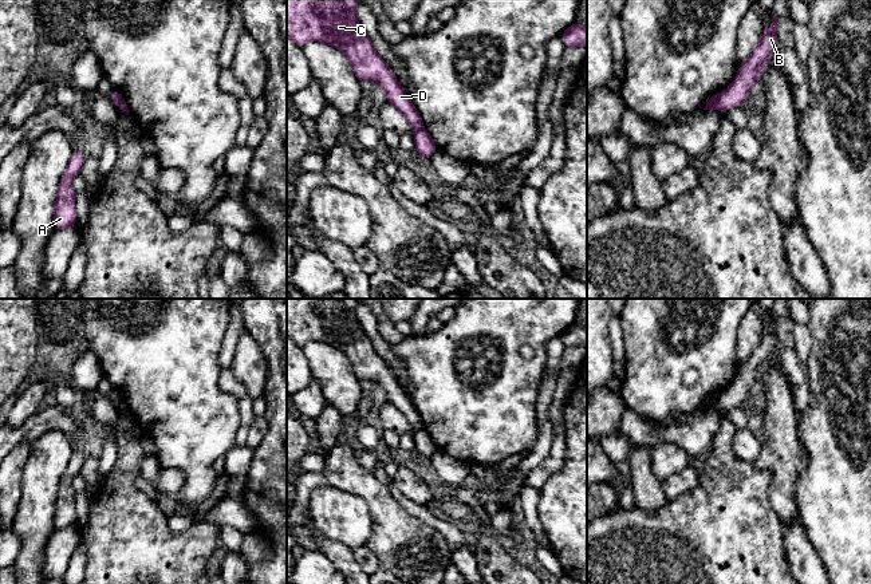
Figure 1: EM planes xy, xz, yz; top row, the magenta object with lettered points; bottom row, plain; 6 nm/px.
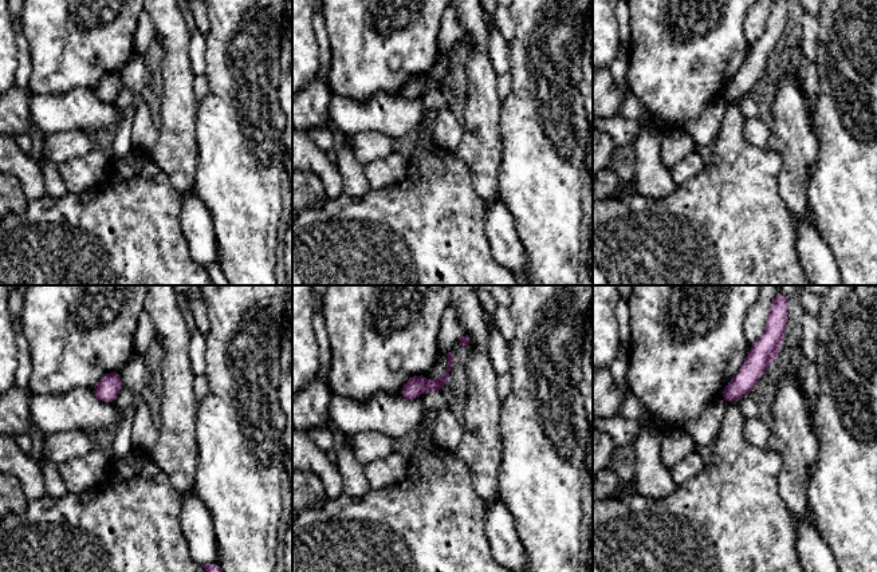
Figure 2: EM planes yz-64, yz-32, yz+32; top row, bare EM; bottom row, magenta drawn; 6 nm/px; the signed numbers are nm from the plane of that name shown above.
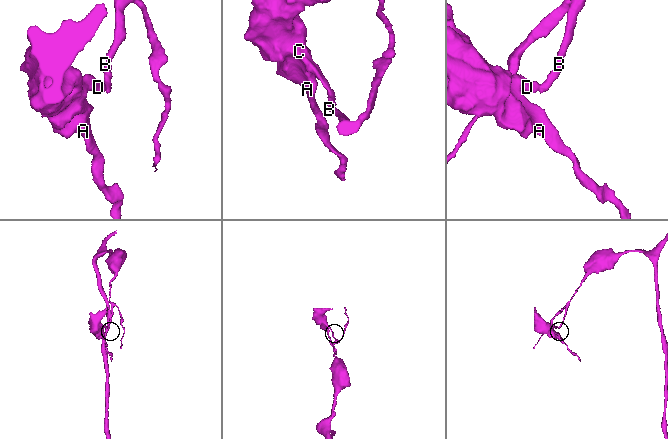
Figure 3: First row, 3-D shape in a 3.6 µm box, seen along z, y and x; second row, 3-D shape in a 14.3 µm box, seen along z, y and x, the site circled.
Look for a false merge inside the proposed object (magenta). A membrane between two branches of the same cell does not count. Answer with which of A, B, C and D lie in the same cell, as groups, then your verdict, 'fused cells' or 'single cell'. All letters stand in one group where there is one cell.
groups A C D / B; fused cells

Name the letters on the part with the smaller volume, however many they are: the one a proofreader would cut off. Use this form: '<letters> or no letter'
A, C, D

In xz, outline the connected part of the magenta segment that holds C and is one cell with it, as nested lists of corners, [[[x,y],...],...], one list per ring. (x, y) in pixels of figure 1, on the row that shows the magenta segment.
[[[287,0],[287,38],[299,47],[316,40],[340,50],[358,80],[379,84],[386,99],[405,115],[411,129],[418,131],[423,127],[422,119],[363,31],[355,13],[358,4],[359,0]]]

